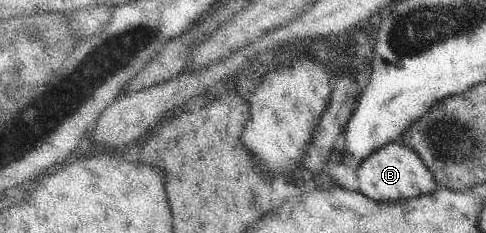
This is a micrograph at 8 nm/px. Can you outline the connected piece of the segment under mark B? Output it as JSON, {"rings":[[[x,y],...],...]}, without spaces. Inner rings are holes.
{"rings":[[[401,141],[390,143],[380,152],[372,154],[361,166],[359,181],[361,181],[361,191],[369,193],[371,197],[377,197],[379,201],[409,199],[433,191],[437,187],[433,173],[425,167],[416,150]]]}

